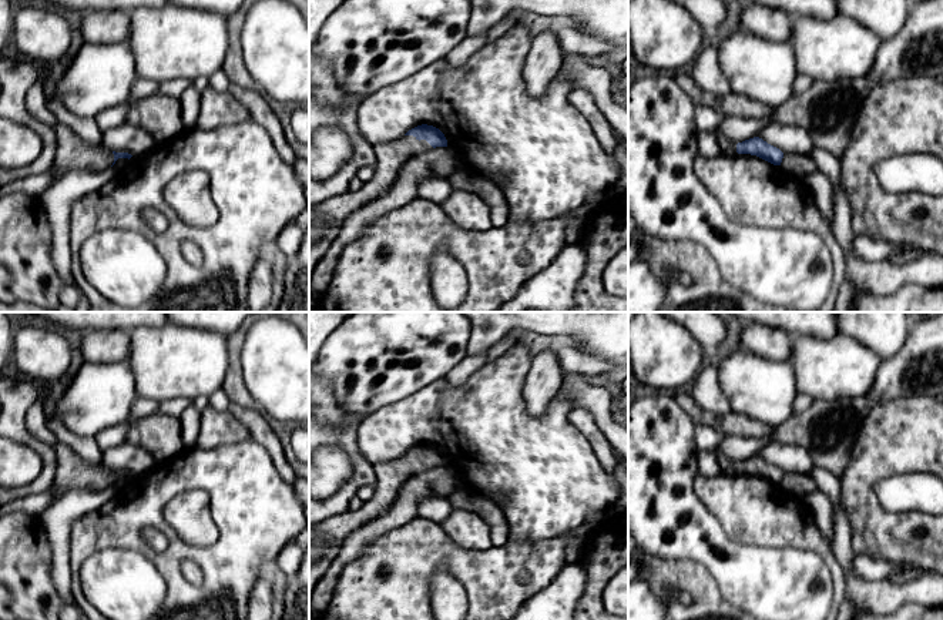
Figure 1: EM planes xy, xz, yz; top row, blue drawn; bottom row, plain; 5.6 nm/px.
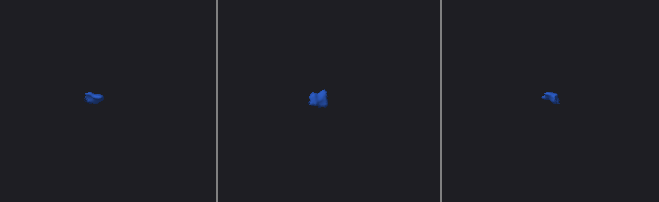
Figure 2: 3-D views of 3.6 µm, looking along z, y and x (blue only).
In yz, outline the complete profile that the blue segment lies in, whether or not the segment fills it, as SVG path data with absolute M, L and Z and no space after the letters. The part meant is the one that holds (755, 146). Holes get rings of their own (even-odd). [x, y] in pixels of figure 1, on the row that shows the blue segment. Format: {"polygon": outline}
{"polygon": "M754 137L742 143L738 143L736 153L756 155L773 165L781 165L783 158L783 153L779 148L768 144L759 137Z"}

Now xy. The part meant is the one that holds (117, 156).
{"polygon": "M63 123L54 125L57 135L57 155L54 164L64 172L103 171L115 164L118 158L131 158L128 153L115 153L100 145L85 144L73 130Z"}

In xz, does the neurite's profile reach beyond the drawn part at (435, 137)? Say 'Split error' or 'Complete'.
Split error

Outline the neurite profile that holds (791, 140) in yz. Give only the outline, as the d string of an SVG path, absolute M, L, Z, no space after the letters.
M769 124L758 135L783 154L809 154L815 147L811 135L802 127Z

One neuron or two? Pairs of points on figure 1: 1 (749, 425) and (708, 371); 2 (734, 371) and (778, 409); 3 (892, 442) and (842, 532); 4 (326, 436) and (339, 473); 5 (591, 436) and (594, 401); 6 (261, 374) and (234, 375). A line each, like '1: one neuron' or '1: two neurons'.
1: two neurons
2: one neuron
3: two neurons
4: two neurons
5: two neurons
6: two neurons

